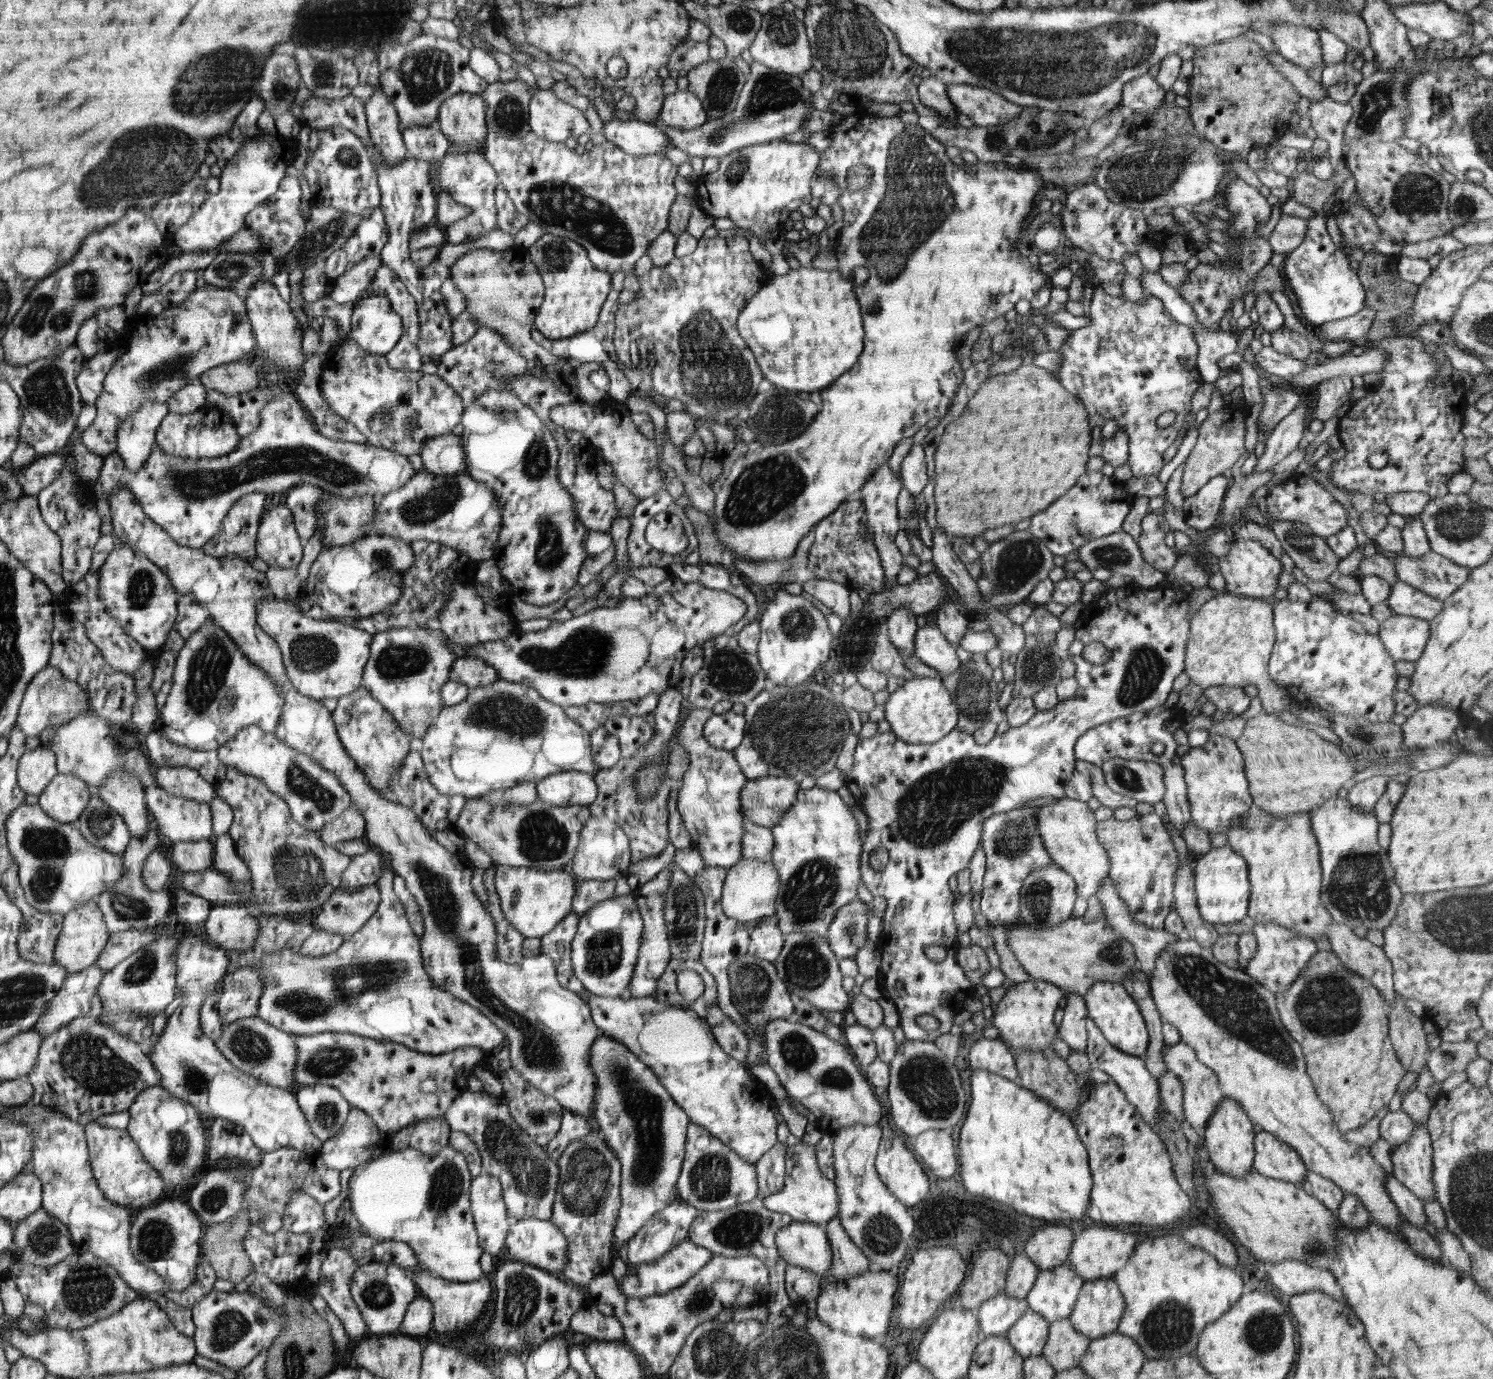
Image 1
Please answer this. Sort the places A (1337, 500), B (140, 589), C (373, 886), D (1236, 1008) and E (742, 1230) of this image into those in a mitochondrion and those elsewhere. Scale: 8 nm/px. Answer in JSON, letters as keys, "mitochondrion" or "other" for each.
{"A":"other","B":"mitochondrion","C":"other","D":"mitochondrion","E":"mitochondrion"}

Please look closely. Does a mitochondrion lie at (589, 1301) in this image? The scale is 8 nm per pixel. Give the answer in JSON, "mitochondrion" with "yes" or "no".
{"mitochondrion":"no"}

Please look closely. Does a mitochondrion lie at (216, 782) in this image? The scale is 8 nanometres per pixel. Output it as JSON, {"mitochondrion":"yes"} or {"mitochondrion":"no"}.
{"mitochondrion":"no"}

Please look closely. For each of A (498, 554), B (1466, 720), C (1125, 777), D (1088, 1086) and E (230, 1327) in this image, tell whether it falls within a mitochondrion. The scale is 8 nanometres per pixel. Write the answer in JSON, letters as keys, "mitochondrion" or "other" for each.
{"A":"other","B":"other","C":"mitochondrion","D":"other","E":"mitochondrion"}

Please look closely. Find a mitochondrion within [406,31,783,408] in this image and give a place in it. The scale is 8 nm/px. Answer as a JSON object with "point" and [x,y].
{"point":[554,203]}

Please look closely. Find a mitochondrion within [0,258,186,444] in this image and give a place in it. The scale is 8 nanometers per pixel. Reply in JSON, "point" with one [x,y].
{"point":[43,315]}

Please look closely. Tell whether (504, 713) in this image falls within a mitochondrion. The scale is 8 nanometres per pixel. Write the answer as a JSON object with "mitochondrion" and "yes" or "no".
{"mitochondrion":"yes"}

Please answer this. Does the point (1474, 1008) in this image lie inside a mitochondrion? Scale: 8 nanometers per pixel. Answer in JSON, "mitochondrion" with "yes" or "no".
{"mitochondrion":"no"}

